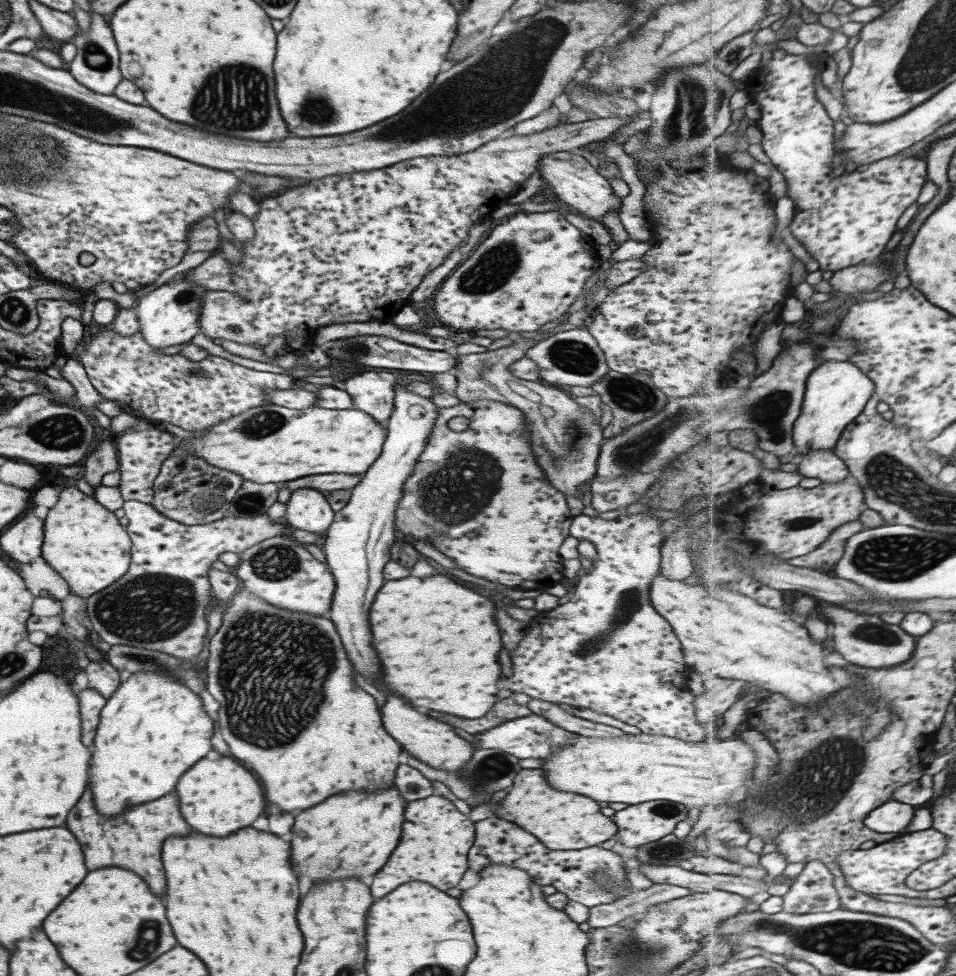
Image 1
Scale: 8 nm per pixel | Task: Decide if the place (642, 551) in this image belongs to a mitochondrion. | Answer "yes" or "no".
no

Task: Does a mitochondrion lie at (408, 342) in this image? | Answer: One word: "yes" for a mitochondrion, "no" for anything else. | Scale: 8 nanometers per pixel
no

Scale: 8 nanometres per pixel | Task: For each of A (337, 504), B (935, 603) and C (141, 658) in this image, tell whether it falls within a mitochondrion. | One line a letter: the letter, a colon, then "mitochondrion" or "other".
A: other
B: other
C: mitochondrion

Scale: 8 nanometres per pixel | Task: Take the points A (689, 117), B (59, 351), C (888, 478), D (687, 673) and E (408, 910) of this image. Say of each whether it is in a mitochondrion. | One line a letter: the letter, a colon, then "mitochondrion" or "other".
A: mitochondrion
B: other
C: mitochondrion
D: other
E: other

